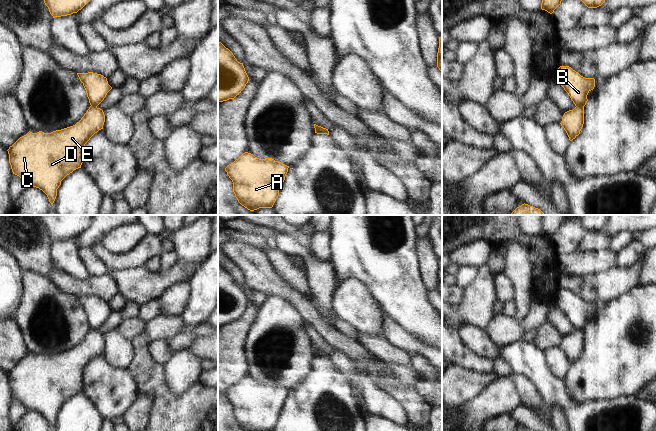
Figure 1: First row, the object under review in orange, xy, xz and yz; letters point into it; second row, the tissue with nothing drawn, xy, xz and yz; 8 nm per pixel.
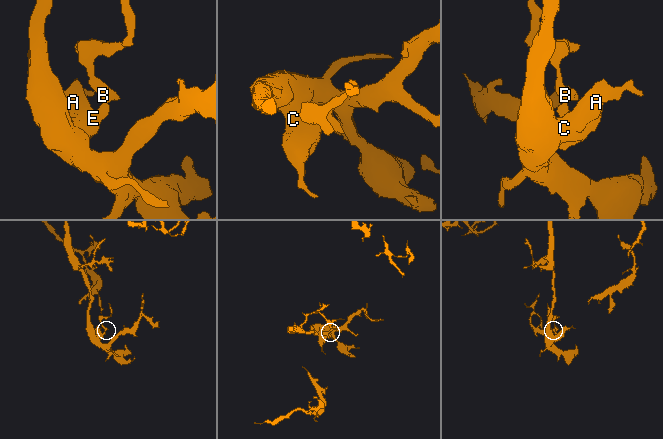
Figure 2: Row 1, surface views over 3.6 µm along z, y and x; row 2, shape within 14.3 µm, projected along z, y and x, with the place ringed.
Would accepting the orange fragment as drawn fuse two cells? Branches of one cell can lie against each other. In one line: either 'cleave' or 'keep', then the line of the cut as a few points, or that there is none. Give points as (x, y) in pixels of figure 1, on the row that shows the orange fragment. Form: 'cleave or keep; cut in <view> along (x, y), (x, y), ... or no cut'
cleave; cut in yz along (576, 105), (583, 108)

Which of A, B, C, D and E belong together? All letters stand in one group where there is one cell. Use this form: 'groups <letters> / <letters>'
groups A C D E / B

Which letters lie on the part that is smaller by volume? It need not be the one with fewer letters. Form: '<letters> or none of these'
B

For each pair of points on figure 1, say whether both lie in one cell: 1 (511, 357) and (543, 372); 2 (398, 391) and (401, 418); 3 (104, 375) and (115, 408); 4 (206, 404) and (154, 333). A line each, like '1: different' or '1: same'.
1: same
2: different
3: same
4: different

